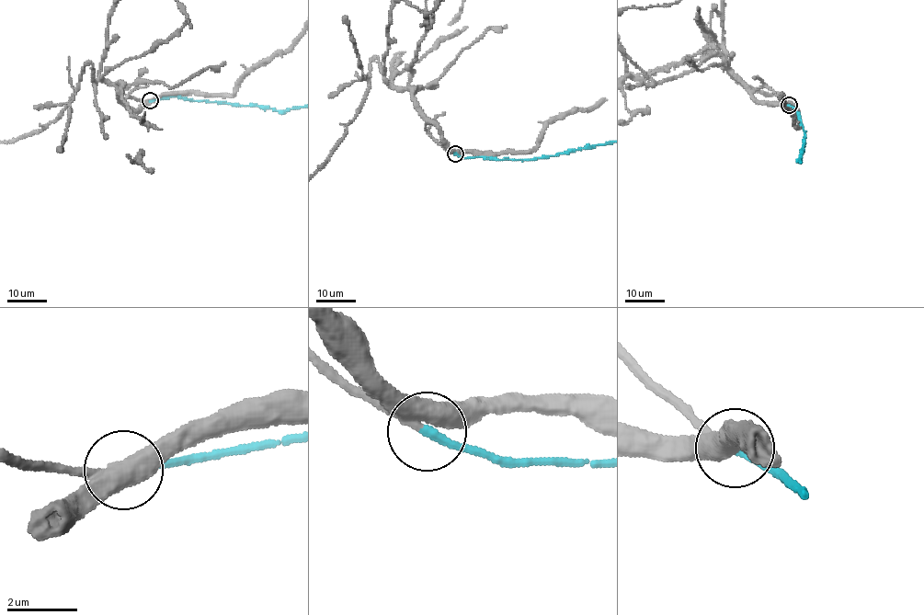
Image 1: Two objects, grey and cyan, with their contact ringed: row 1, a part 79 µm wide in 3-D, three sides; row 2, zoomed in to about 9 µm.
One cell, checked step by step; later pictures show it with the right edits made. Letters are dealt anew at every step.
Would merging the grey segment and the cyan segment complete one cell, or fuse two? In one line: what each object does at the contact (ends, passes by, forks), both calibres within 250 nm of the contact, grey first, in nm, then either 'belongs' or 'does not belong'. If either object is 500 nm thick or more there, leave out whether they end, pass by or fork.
550/280 nm | belongs

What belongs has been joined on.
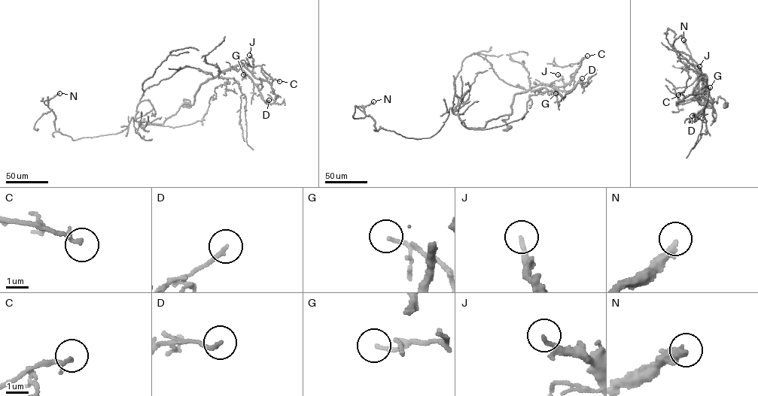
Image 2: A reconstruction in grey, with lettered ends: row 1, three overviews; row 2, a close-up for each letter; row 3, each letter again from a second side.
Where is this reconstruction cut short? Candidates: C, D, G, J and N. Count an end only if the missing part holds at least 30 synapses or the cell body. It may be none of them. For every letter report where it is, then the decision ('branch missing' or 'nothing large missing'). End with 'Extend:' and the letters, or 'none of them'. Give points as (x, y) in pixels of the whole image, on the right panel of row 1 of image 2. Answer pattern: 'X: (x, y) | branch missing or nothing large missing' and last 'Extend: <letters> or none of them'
C: (678, 95) | nothing large missing
D: (692, 116) | nothing large missing
G: (710, 87) | nothing large missing
J: (699, 66) | nothing large missing
N: (683, 40) | nothing large missing
Extend: none of them

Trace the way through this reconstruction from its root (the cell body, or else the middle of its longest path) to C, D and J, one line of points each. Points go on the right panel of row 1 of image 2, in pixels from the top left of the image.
C: (726, 105), (719, 96), (713, 102), (701, 81), (704, 74), (702, 92), (678, 95)
D: (726, 105), (719, 96), (717, 103), (713, 102), (701, 74), (706, 77), (708, 98), (701, 110), (692, 116)
J: (726, 105), (719, 96), (717, 103), (713, 102), (701, 81), (701, 74), (706, 76), (704, 86), (699, 66)

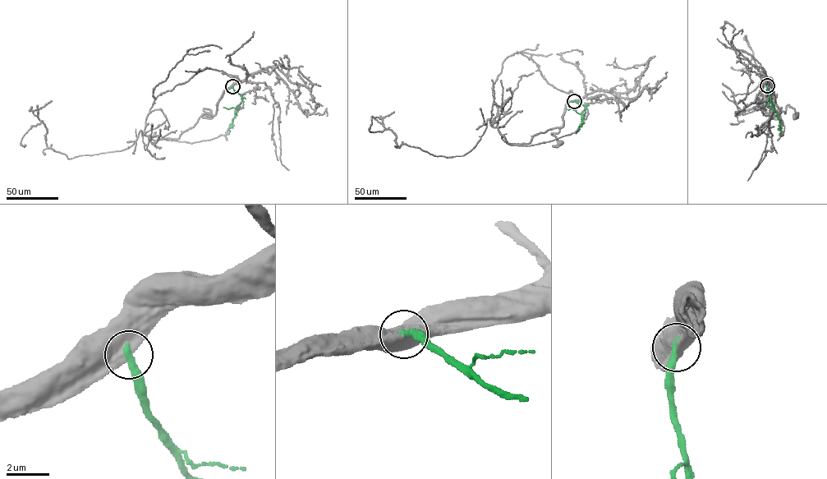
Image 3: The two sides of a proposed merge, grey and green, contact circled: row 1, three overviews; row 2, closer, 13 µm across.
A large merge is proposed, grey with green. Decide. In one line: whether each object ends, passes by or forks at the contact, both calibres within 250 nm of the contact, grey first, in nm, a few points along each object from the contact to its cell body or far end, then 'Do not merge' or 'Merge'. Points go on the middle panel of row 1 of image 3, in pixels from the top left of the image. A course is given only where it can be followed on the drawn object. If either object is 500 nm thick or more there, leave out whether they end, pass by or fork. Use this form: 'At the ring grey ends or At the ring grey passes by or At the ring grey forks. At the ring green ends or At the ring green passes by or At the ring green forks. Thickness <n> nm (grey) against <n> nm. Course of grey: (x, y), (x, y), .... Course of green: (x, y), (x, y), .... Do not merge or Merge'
Thickness 800 nm (grey) against 320 nm. Course of grey: (574, 101), (567, 103), (563, 125), (558, 132), (551, 134), (561, 141), (560, 144). Course of green: (574, 101), (585, 108), (579, 128). Do not merge

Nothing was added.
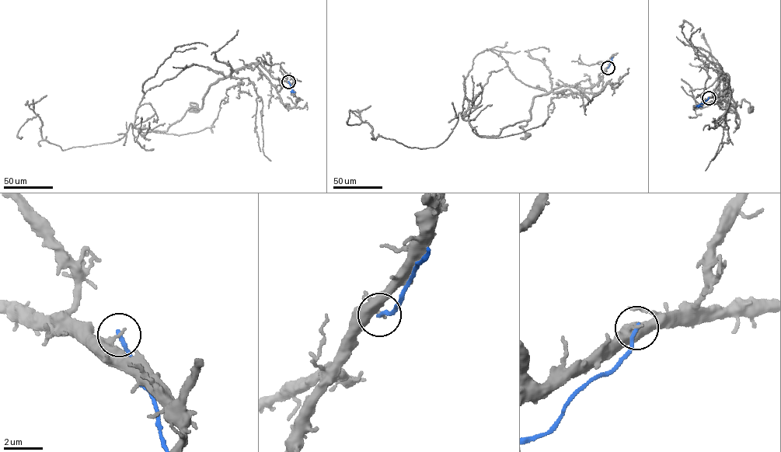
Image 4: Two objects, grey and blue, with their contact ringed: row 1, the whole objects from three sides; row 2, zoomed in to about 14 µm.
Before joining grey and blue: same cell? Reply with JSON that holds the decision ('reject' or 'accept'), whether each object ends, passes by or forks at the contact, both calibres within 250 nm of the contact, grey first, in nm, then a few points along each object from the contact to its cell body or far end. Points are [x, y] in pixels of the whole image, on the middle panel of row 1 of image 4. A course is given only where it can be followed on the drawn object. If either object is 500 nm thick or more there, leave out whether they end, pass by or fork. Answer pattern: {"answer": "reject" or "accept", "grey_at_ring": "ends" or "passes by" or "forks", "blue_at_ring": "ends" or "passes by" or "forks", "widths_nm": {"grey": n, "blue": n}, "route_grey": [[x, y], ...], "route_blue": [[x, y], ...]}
{"answer": "reject", "grey_at_ring": "ends", "blue_at_ring": "ends", "widths_nm": {"grey": 320, "blue": 200}, "route_grey": [[608, 67], [591, 87], [563, 85], [534, 97], [531, 118], [526, 125], [519, 126], [528, 133], [528, 136]], "route_blue": [[608, 67], [612, 58]]}

